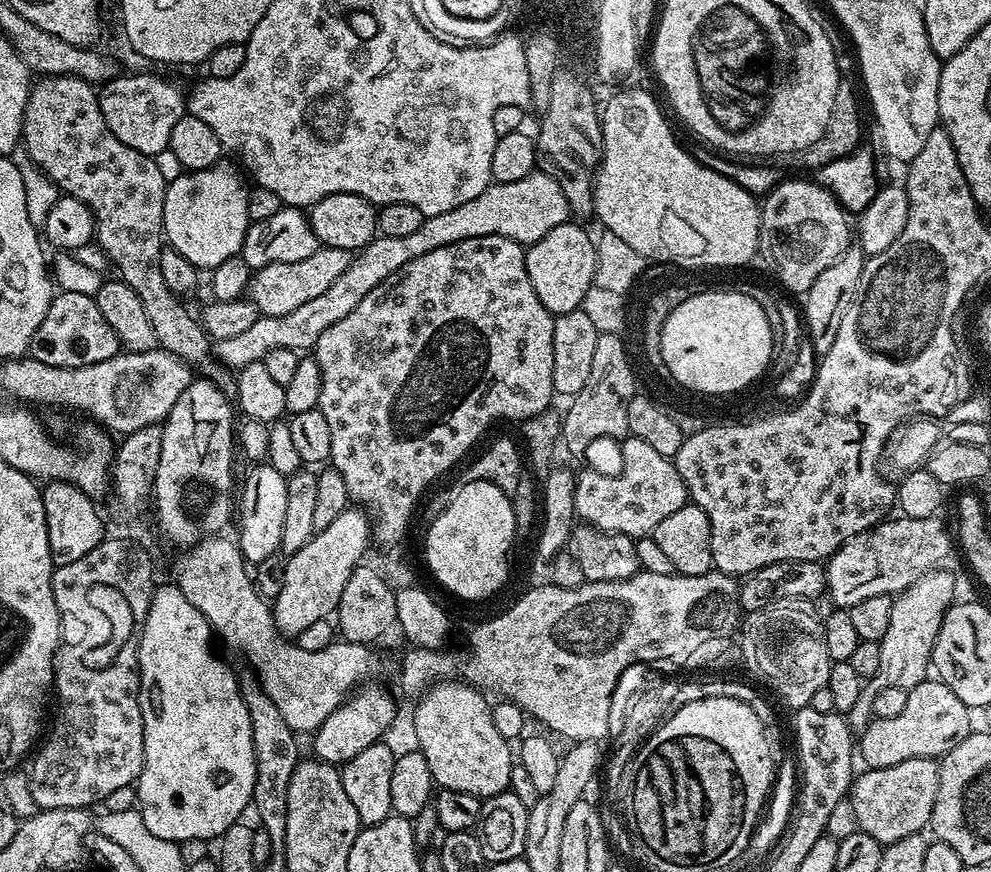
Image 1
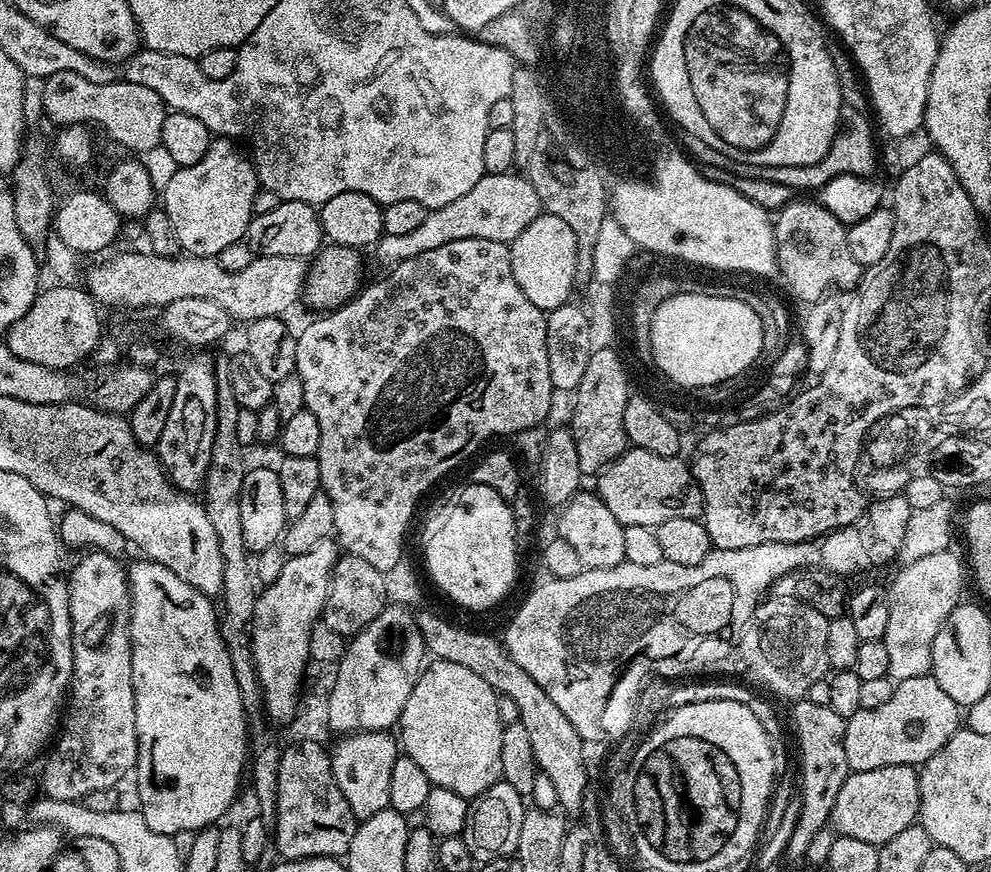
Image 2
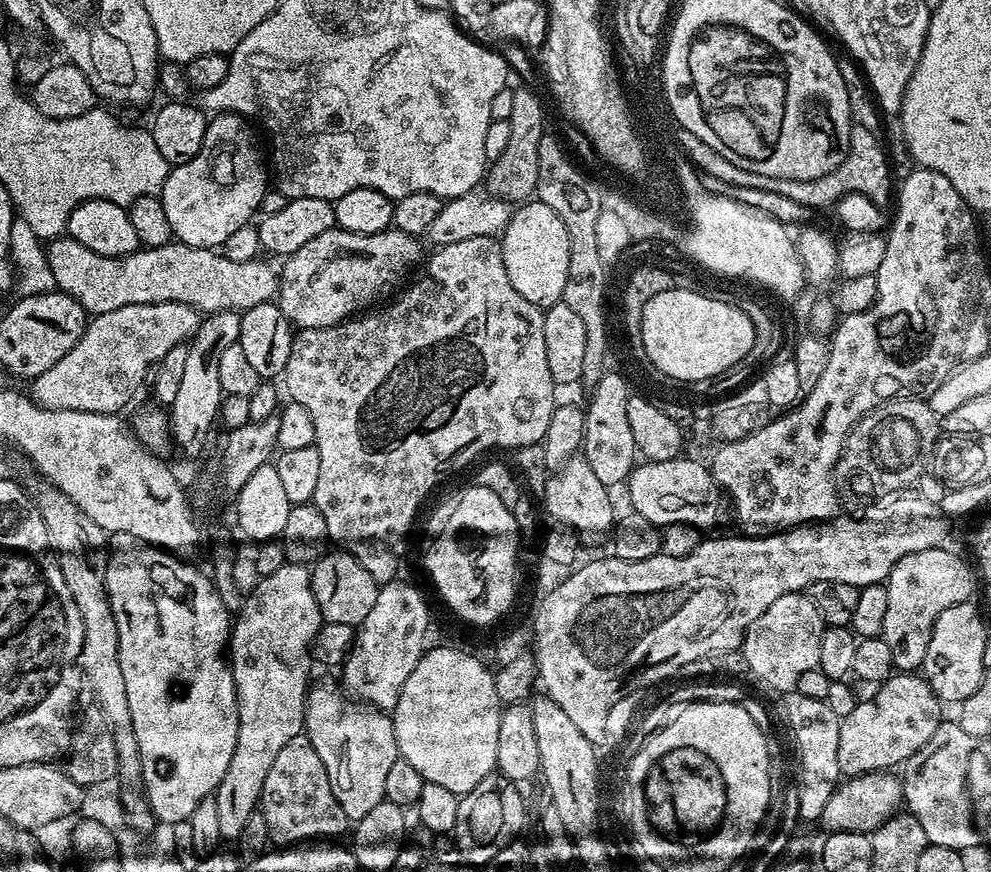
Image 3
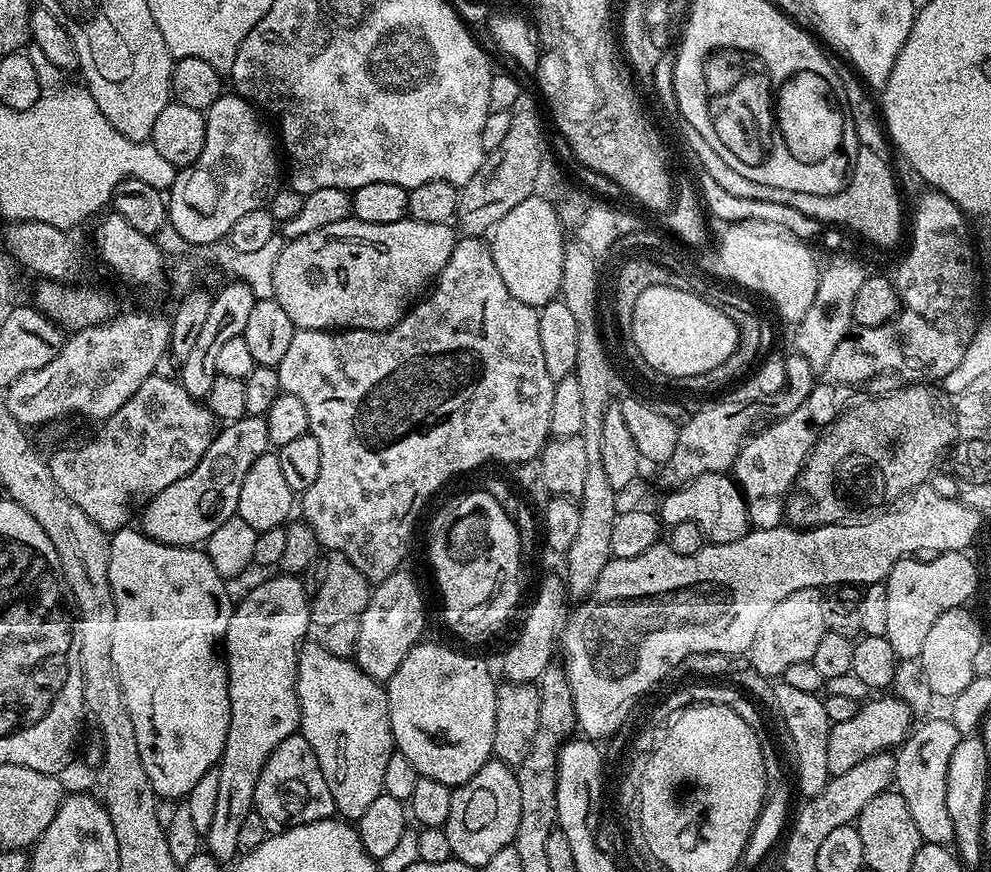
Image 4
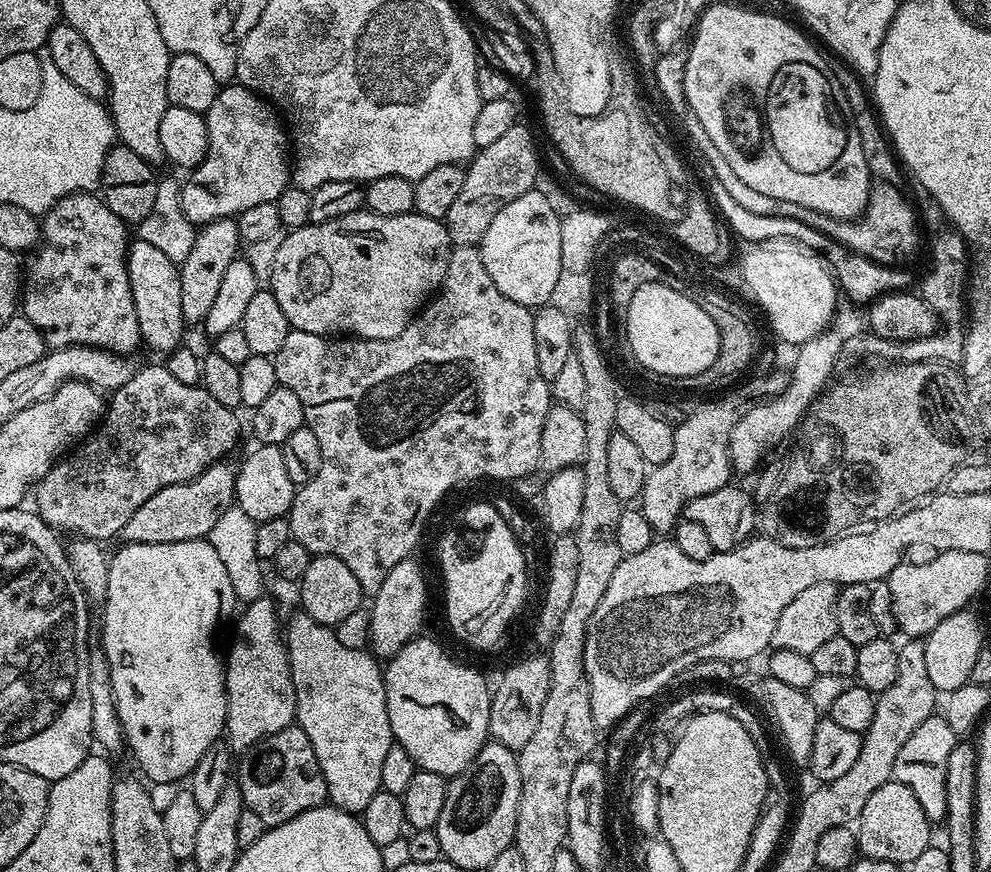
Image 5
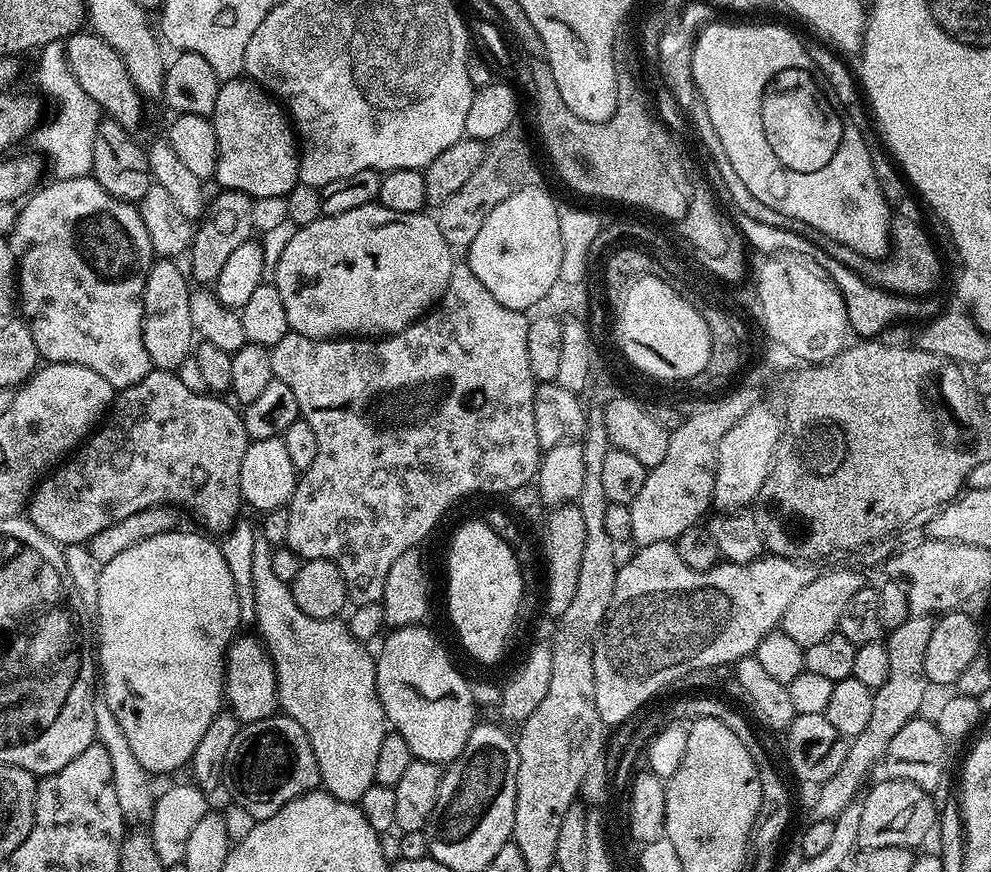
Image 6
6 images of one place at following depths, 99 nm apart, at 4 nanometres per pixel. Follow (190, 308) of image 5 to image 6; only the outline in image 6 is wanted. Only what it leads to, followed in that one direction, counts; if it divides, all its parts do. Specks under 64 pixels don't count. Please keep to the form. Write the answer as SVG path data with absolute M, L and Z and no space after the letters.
M217 191L217 196L207 201L204 215L200 217L192 234L192 247L187 253L187 267L190 276L197 285L215 285L218 274L222 274L222 266L230 258L230 253L242 242L253 239L254 229L250 222L250 210L252 209L253 197L241 192Z

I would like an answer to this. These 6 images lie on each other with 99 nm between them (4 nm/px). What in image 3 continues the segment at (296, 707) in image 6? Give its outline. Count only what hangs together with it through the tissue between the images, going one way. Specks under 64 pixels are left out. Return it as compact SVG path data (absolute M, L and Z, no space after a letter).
M324 680L321 684L313 683L309 687L304 701L304 732L314 750L318 750L318 758L322 758L326 774L330 774L330 786L334 790L334 798L338 798L338 806L346 810L349 821L355 822L366 818L366 814L370 814L370 810L374 810L374 806L384 800L386 777L388 771L394 767L400 751L394 738L391 715L370 704L361 704L349 698L345 689L337 681L336 684L332 680Z

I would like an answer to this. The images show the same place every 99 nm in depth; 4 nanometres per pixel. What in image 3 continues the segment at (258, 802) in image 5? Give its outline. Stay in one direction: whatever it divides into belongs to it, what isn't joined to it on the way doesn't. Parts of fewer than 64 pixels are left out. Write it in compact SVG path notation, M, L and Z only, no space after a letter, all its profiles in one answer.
M307 735L290 738L278 758L270 765L270 774L262 782L262 794L258 810L266 818L272 844L276 846L300 846L305 842L328 842L349 831L350 821L346 810L338 806L334 790L330 786L330 774L318 758L318 750L310 743Z

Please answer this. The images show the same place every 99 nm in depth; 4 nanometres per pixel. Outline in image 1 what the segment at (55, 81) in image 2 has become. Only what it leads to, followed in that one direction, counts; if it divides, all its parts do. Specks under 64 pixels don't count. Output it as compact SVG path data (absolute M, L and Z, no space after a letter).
M140 72L137 76L116 76L99 89L98 95L102 118L106 118L110 134L114 134L118 142L126 142L130 150L138 150L138 154L153 158L160 151L168 150L170 130L174 130L175 124L186 114L185 93L180 93L170 81L148 72Z

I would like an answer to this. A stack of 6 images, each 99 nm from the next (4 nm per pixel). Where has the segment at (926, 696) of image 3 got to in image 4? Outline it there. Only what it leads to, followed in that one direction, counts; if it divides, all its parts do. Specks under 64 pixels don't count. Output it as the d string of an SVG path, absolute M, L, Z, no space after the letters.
M895 694L881 696L884 696L881 700L869 699L861 703L856 709L854 718L850 718L850 722L838 722L832 725L830 738L826 742L826 766L829 777L846 774L846 770L854 770L854 766L858 766L874 754L899 749L908 739L914 724L912 709L905 700Z

